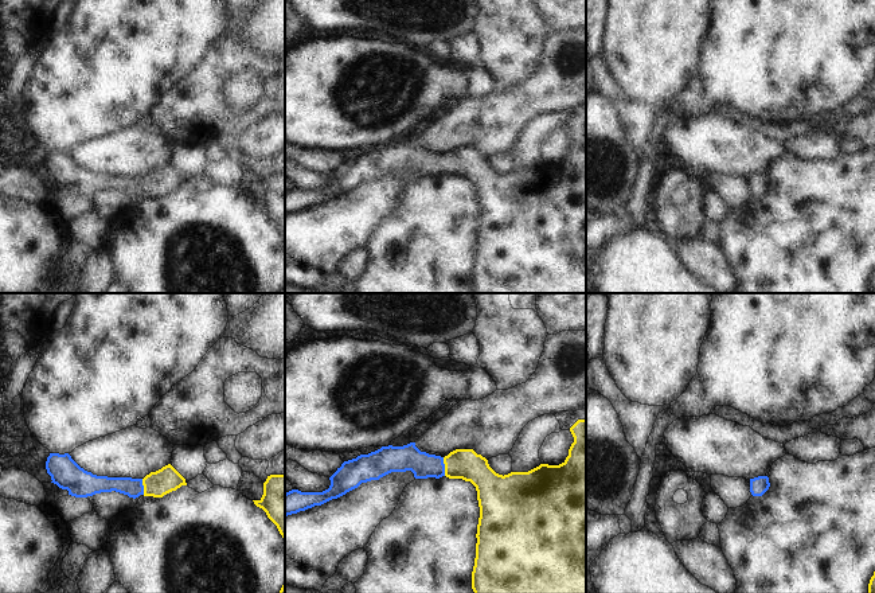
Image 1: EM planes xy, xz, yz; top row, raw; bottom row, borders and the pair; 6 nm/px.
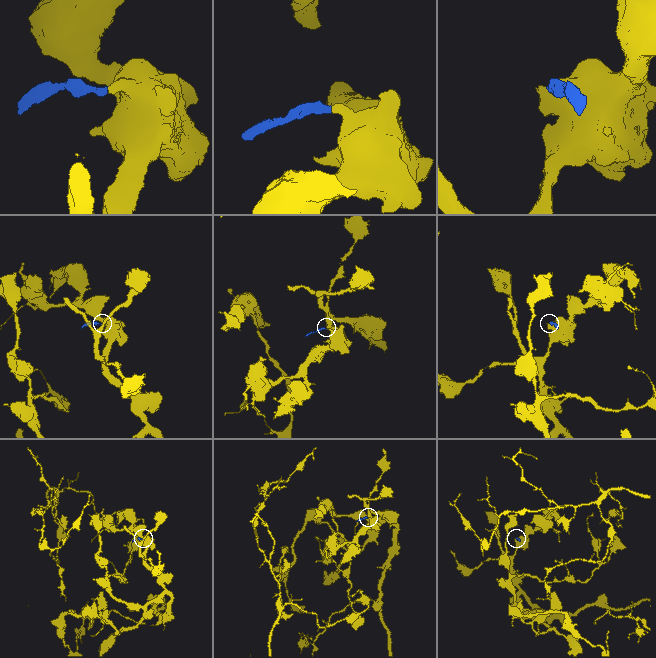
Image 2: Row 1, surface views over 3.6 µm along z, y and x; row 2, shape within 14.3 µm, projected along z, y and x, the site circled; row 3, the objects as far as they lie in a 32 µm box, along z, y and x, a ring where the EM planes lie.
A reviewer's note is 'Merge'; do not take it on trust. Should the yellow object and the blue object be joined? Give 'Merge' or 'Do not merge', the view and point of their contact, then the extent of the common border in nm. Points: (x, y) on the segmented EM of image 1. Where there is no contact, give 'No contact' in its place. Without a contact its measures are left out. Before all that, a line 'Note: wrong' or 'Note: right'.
Note: right
Merge. Touches yellow at xz (445, 467). Shared border 110 nm

